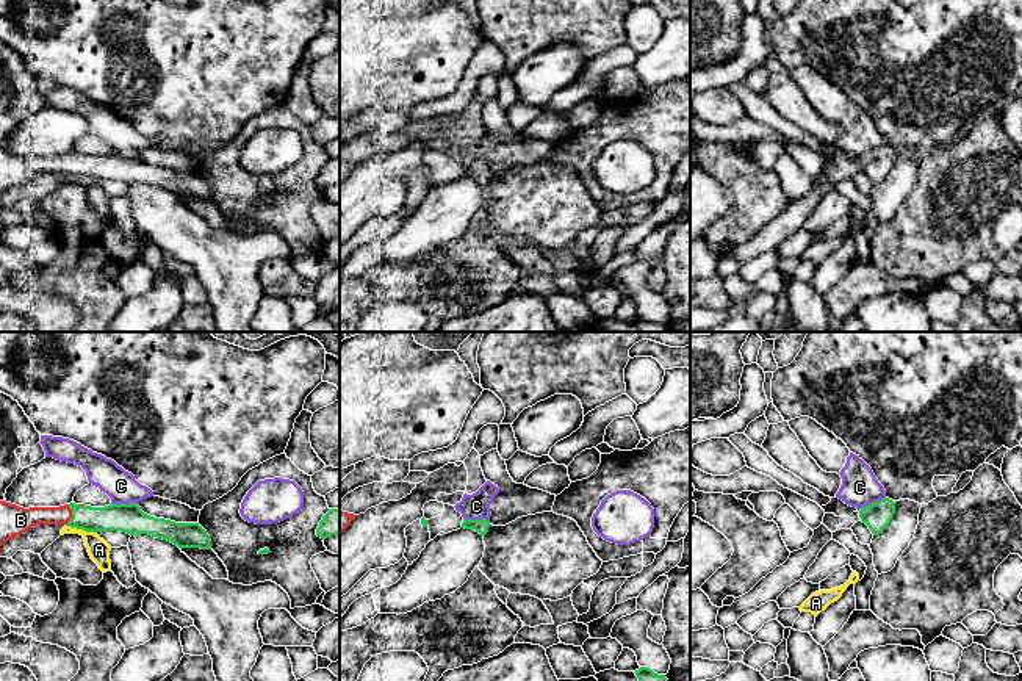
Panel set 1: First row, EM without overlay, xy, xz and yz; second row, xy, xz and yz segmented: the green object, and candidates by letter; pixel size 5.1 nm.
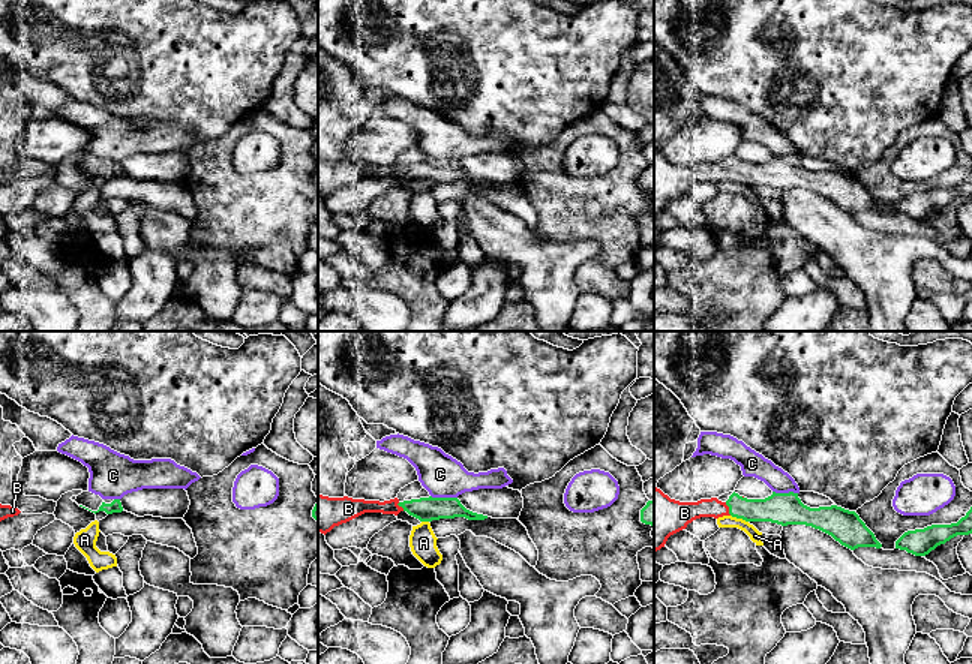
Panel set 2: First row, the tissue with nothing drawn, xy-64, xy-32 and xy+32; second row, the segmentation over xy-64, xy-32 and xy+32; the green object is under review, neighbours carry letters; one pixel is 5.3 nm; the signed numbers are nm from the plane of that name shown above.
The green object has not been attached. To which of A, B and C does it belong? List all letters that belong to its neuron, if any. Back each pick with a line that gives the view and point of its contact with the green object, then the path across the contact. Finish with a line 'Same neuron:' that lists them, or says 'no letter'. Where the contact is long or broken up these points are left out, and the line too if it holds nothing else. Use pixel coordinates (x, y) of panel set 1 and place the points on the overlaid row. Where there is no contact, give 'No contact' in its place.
B: Touches green at xy (72, 515). Path across: xy (116, 517), (72, 515), (33, 515), (24, 518)
Same neuron: B

